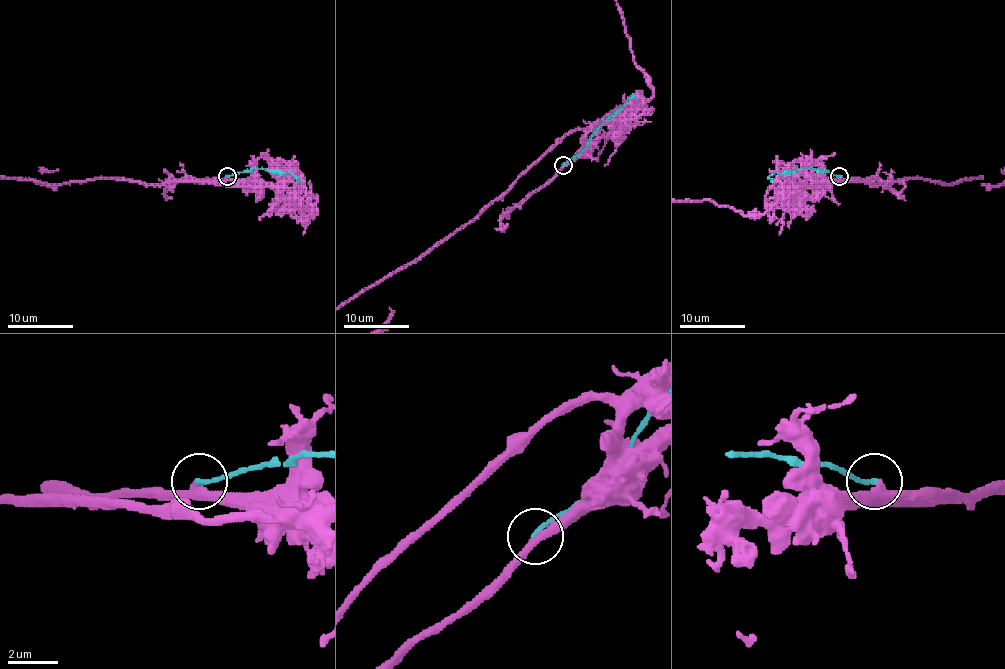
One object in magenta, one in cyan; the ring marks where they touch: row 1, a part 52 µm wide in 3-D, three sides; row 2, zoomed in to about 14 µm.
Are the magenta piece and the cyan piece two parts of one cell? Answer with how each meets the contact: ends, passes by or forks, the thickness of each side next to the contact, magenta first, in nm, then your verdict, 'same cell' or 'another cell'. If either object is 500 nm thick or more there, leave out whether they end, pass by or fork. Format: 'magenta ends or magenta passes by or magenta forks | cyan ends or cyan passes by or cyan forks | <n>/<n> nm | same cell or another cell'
magenta passes by | cyan ends | 320/170 nm | another cell

